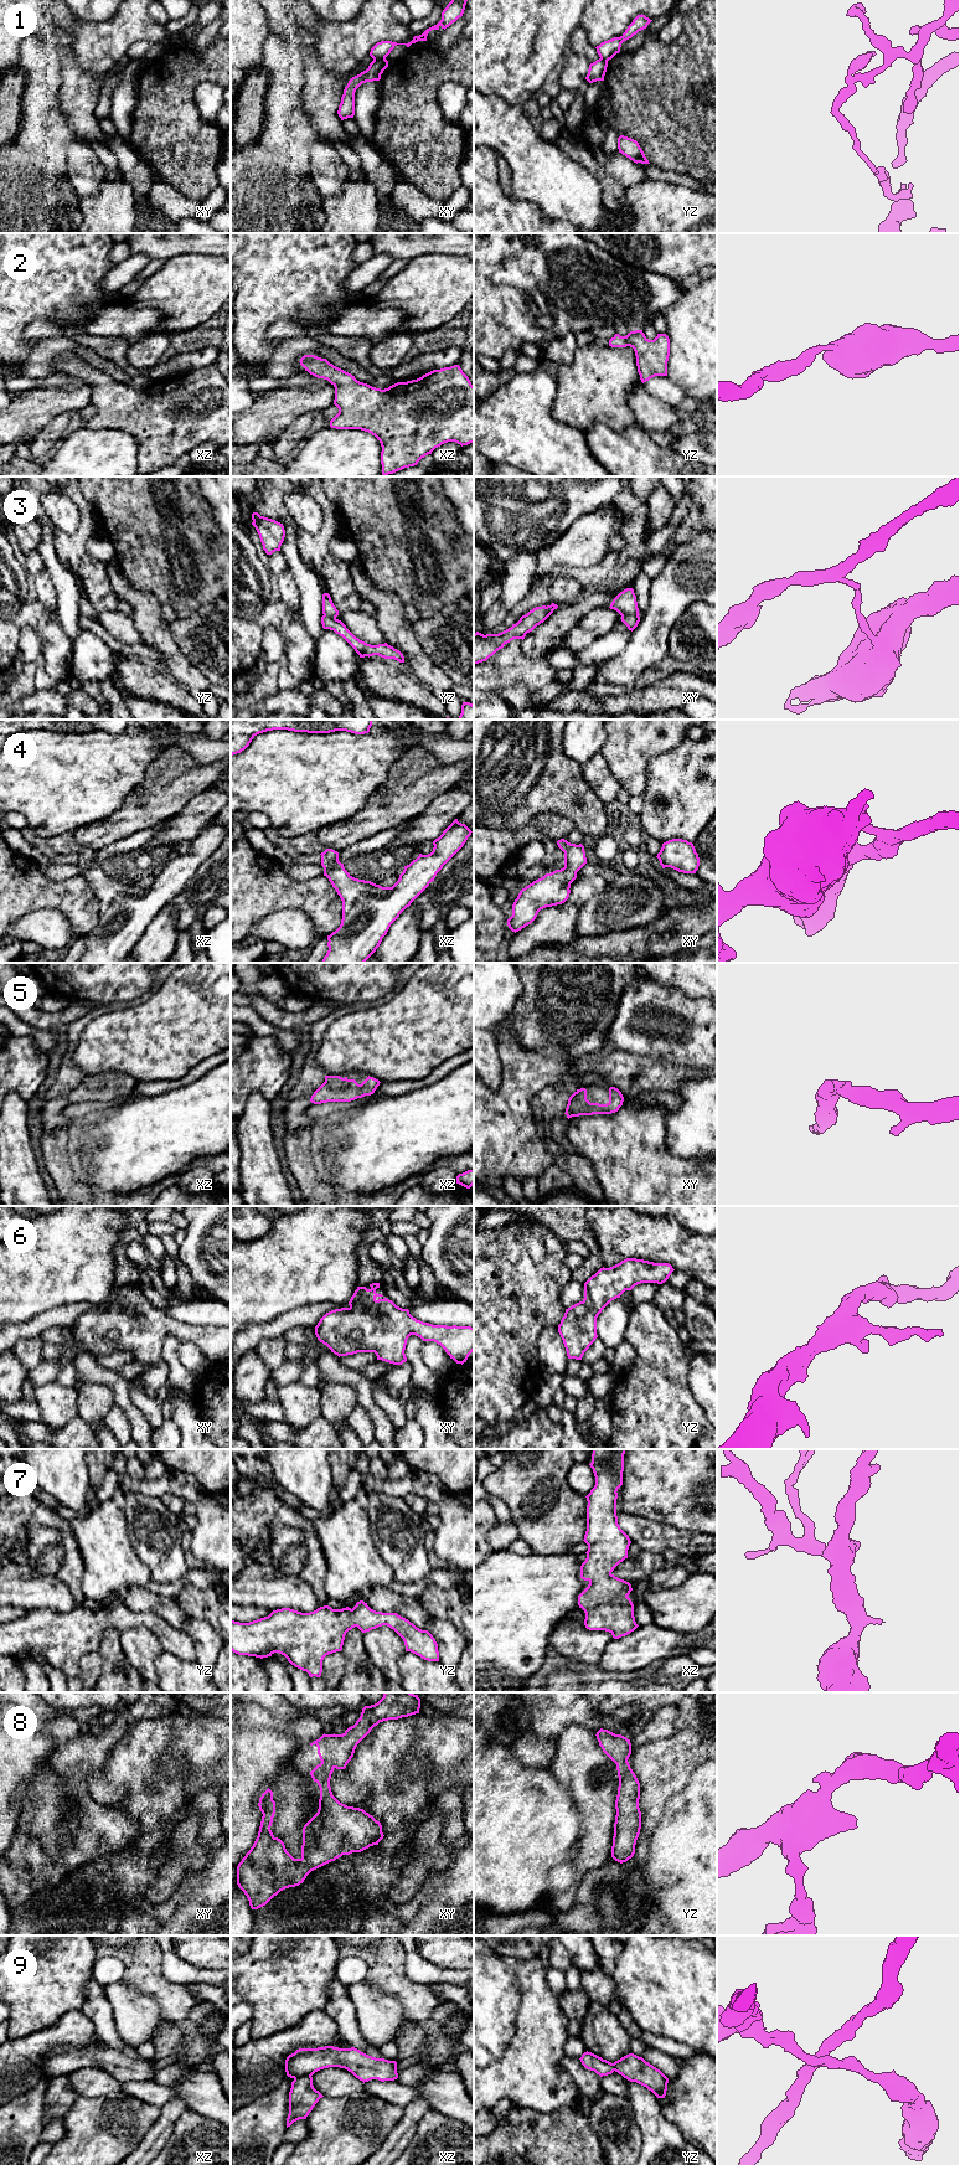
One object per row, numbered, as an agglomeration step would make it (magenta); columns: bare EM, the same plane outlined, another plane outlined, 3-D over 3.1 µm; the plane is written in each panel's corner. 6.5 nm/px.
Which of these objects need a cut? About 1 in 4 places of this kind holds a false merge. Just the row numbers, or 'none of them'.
1, 3, 9

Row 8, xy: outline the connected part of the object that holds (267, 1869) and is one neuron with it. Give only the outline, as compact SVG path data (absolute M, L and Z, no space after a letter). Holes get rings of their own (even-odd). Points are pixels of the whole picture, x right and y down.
M384 1692L383 1697L375 1705L365 1706L356 1723L349 1727L342 1734L322 1734L319 1739L310 1743L318 1747L321 1763L318 1764L310 1775L320 1788L318 1813L303 1828L301 1857L294 1859L285 1849L284 1842L275 1837L270 1830L275 1814L275 1801L273 1792L268 1788L259 1798L259 1810L262 1821L258 1836L237 1866L237 1885L244 1892L252 1909L265 1906L280 1891L299 1886L306 1876L331 1862L342 1855L361 1852L370 1846L378 1845L383 1839L382 1825L363 1809L347 1806L340 1803L331 1792L330 1779L334 1769L345 1769L353 1757L357 1744L380 1722L398 1720L419 1713L420 1699L412 1692Z

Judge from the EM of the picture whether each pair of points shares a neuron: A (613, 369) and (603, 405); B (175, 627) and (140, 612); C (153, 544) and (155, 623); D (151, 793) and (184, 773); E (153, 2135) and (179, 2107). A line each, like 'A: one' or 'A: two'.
A: one
B: two
C: two
D: one
E: one

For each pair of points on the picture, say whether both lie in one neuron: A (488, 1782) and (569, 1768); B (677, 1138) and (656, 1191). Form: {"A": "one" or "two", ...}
{"A": "two", "B": "two"}

